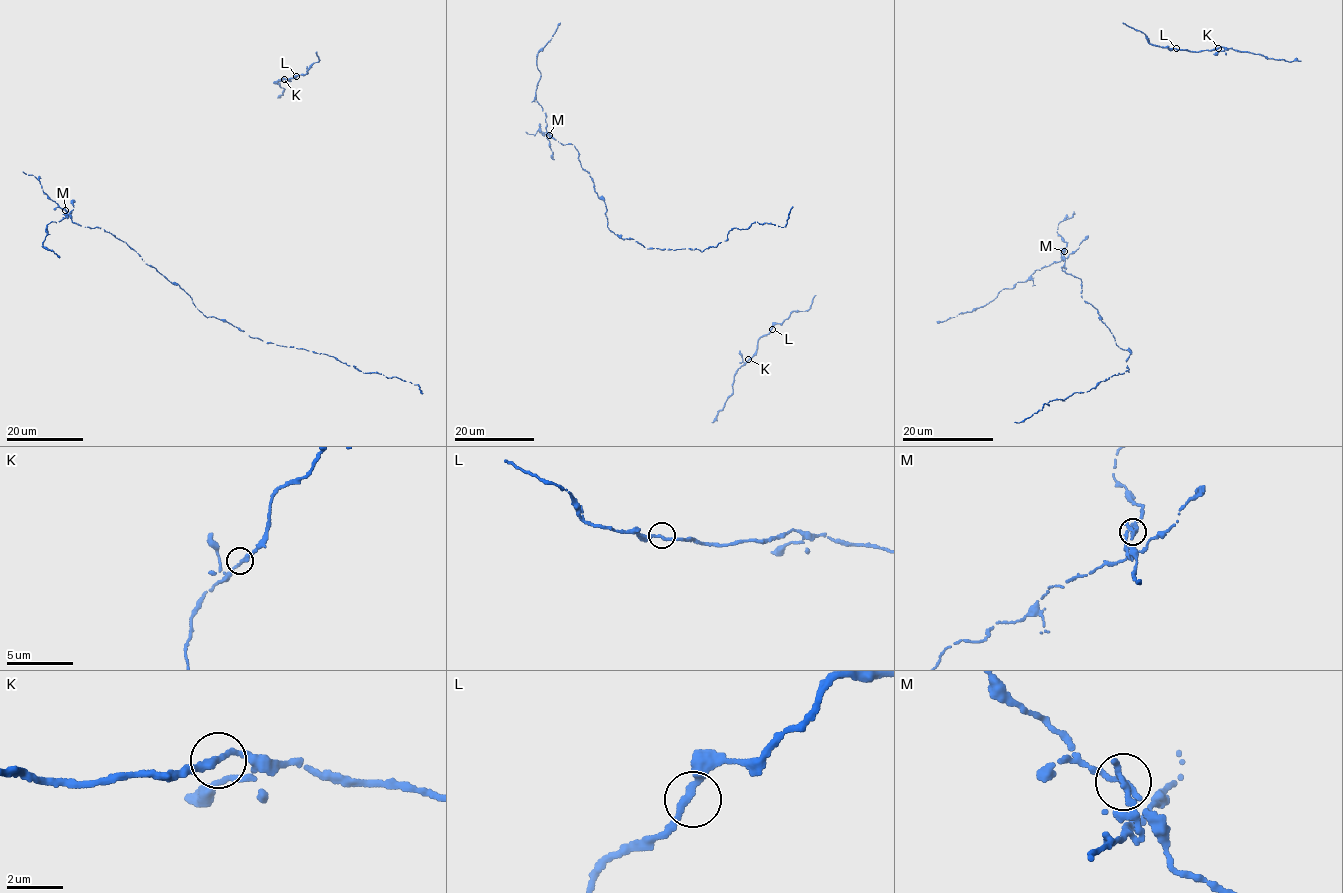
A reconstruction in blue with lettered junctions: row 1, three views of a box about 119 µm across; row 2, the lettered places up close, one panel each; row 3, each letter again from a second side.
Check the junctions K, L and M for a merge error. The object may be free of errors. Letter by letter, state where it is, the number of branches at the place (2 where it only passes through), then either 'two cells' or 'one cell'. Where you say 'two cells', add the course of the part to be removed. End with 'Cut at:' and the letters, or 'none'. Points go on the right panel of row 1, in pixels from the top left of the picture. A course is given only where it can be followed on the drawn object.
K: at (1218, 48); 2 branches meet; one cell
L: at (1176, 48); 2 branches meet; one cell
M: at (1064, 251); 2 branches meet; two cells; foreign part runs (1063, 251), (1060, 261), (1034, 270), (1027, 279), (999, 291), (989, 303), (936, 322)
Cut at: M

